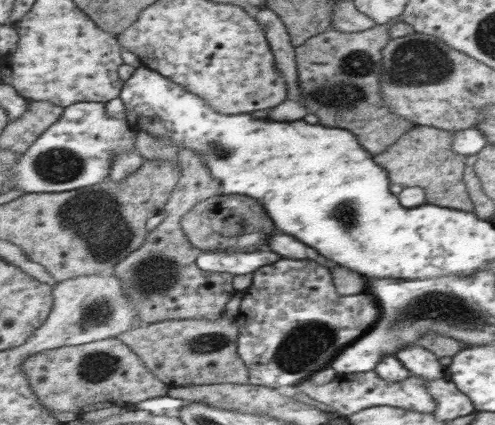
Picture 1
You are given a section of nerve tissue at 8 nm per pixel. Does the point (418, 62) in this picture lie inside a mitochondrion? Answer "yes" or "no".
yes

